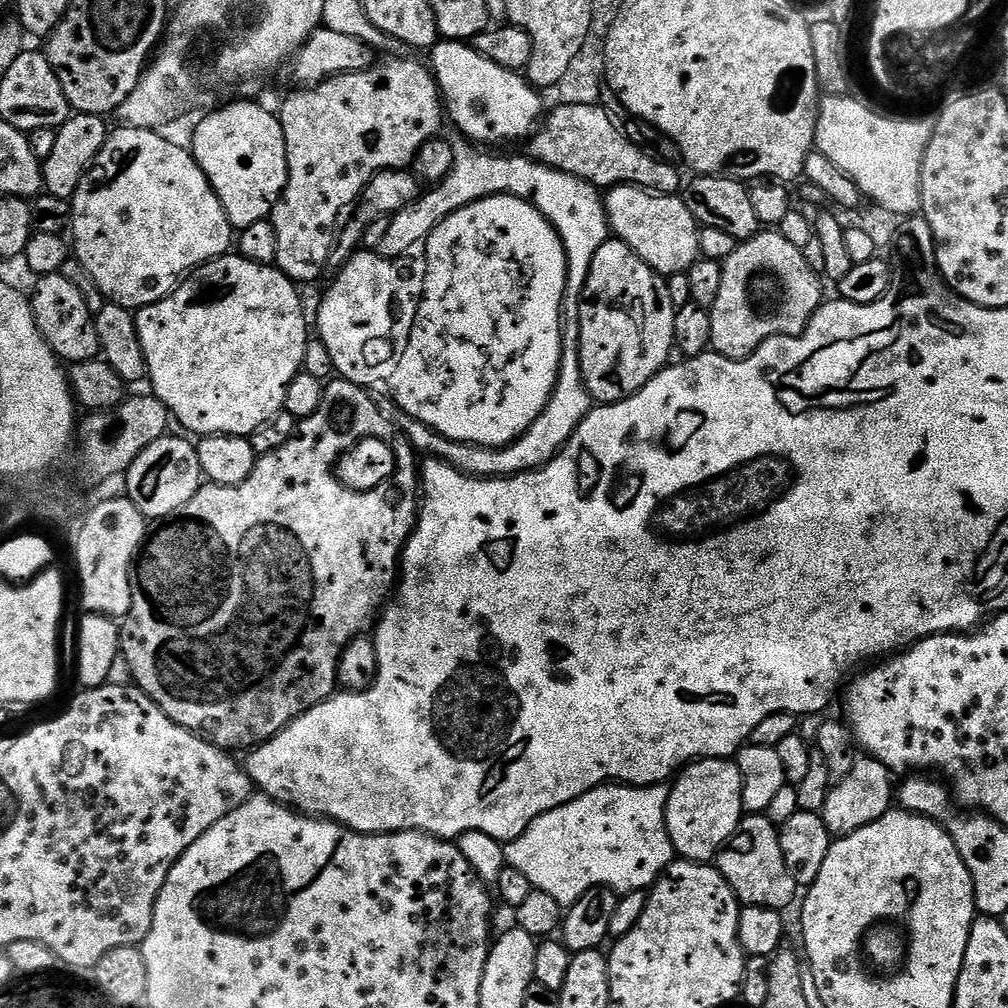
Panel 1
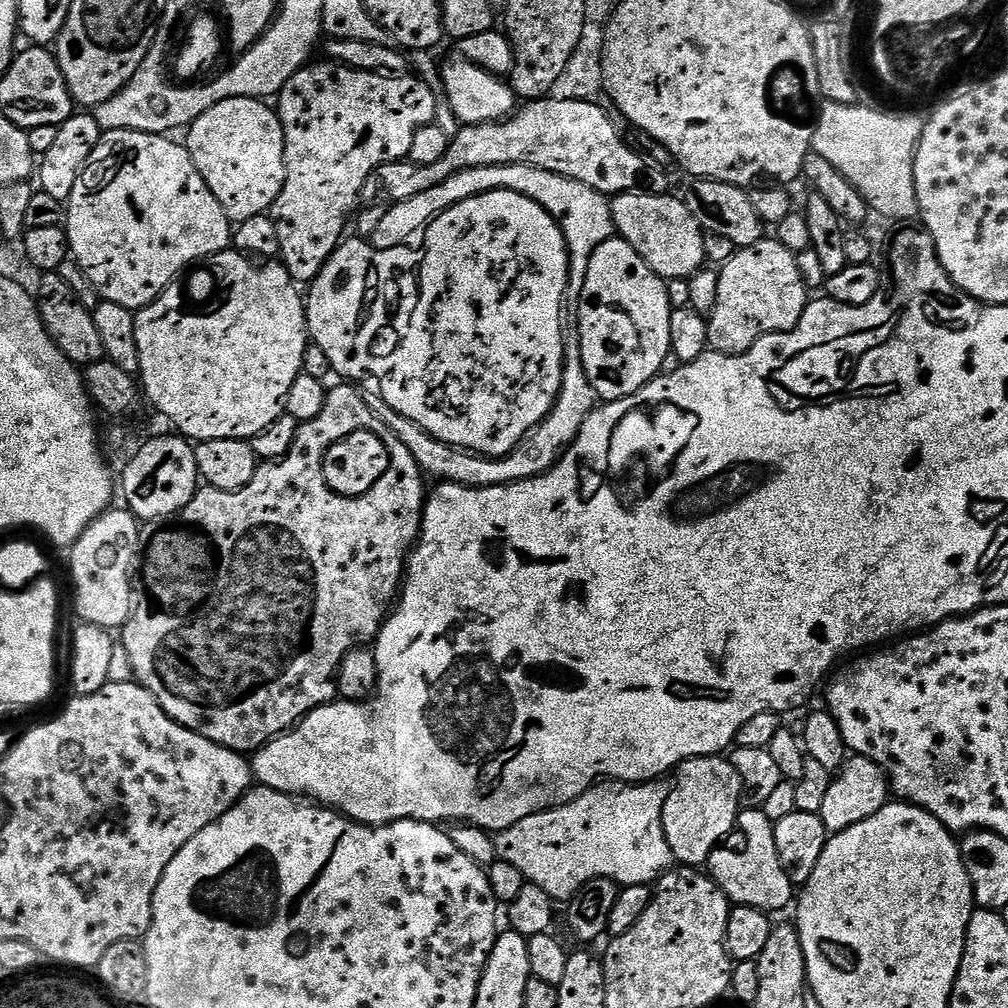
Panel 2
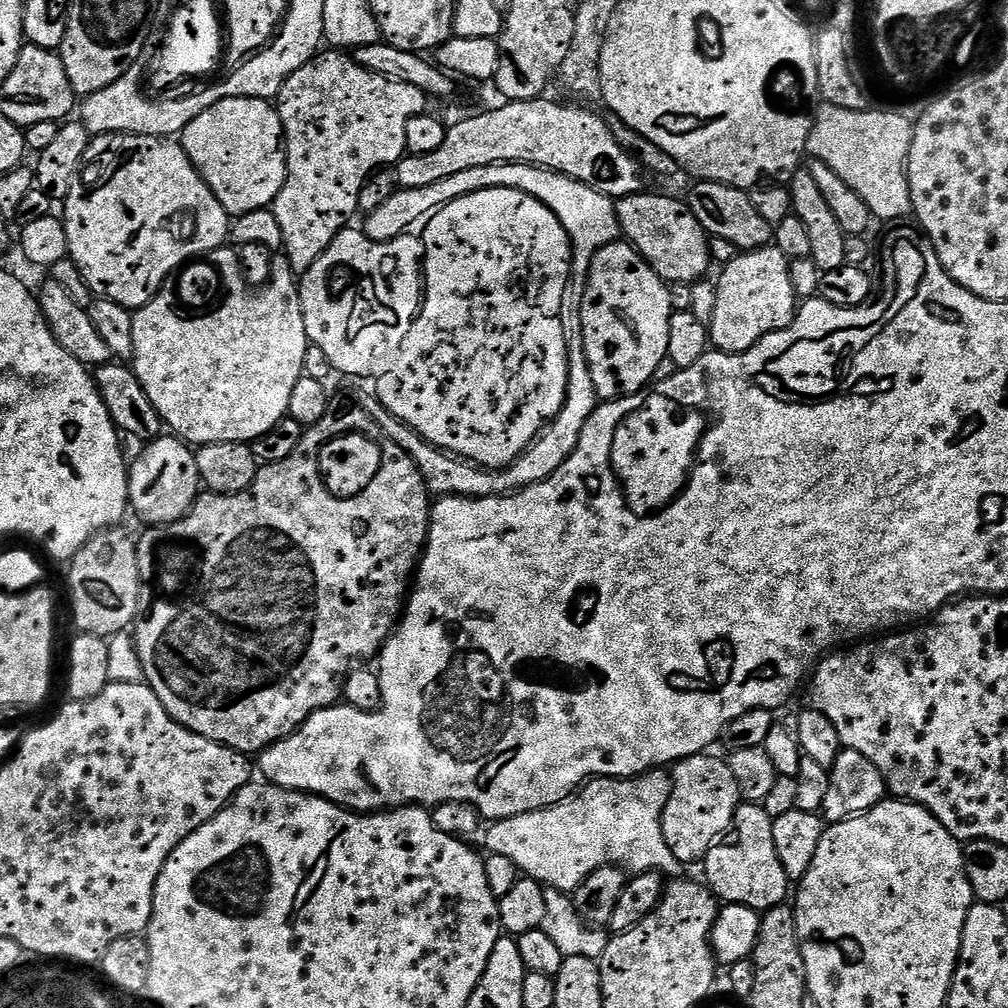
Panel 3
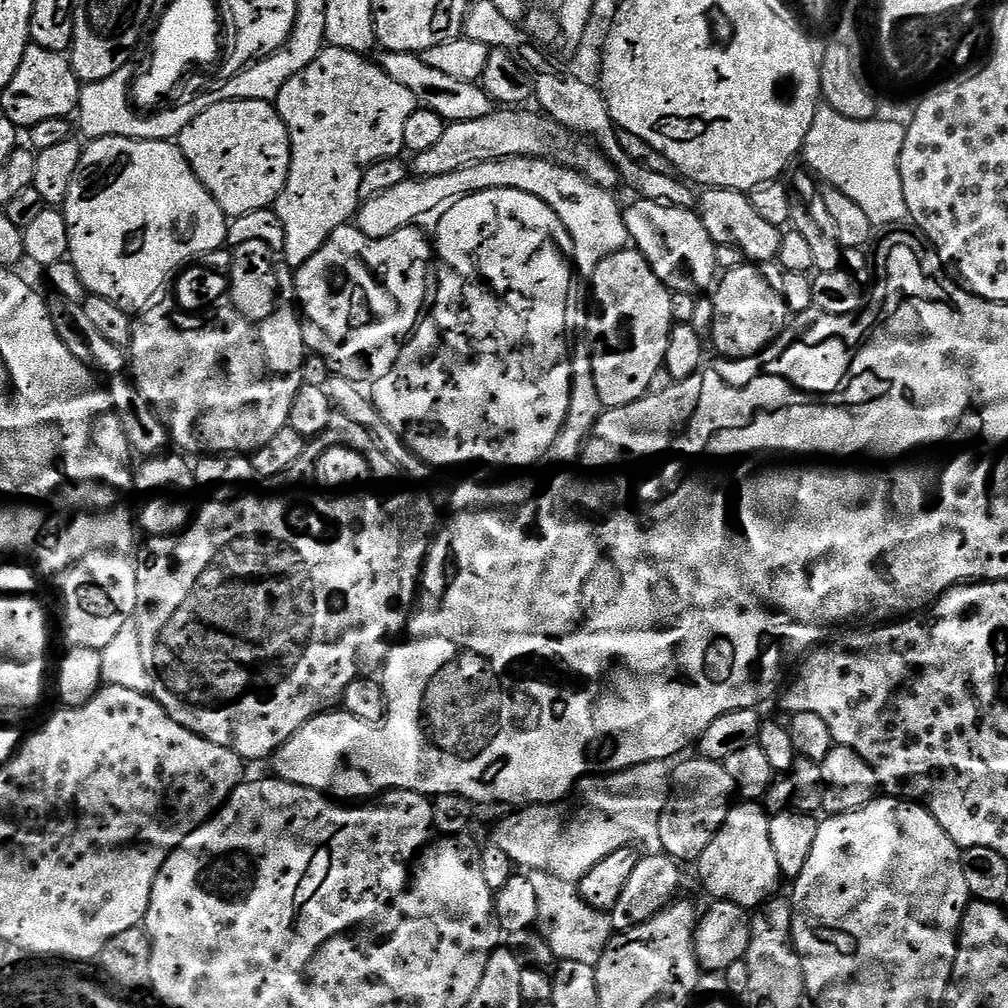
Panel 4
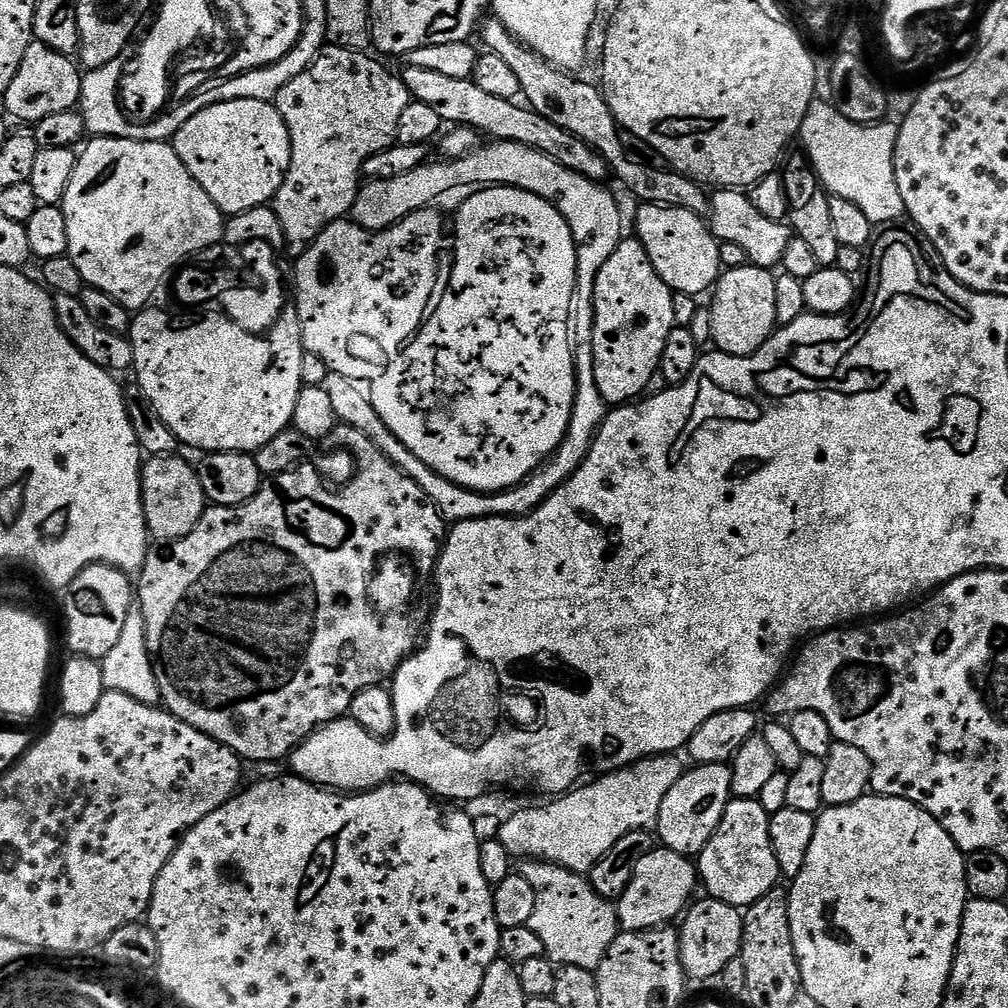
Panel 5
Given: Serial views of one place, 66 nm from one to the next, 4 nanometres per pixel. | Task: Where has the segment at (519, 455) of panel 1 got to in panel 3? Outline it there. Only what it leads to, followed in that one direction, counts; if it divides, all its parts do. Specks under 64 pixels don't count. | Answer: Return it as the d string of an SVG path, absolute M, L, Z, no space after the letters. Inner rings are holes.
M533 164L478 166L474 170L462 170L462 174L454 174L454 178L442 178L442 182L434 182L434 186L426 186L422 190L400 188L393 196L386 198L386 202L382 202L382 206L378 206L378 210L367 213L367 216L364 218L365 222L364 224L362 223L362 231L364 235L374 242L384 242L388 240L388 236L396 236L396 232L402 231L404 224L412 224L412 220L416 220L416 216L420 216L420 212L428 212L428 208L436 208L436 204L444 204L444 200L462 198L463 195L471 194L478 190L486 190L487 187L513 187L514 190L525 191L527 195L533 196L538 202L544 203L557 216L558 222L562 222L569 242L572 244L570 291L562 296L561 310L562 333L564 333L568 341L568 389L566 390L566 398L564 399L562 410L552 419L552 423L532 441L532 444L514 463L509 464L506 468L497 469L482 468L479 464L471 463L459 456L453 456L445 452L443 448L435 448L427 440L420 437L413 428L396 418L371 391L362 393L358 397L360 408L366 410L366 414L370 414L370 418L374 418L374 422L378 422L381 433L387 439L393 440L398 446L402 446L402 450L406 450L406 454L410 454L410 458L416 463L418 470L422 474L424 484L428 487L429 493L436 498L442 496L473 496L477 500L487 496L506 496L513 492L519 492L521 488L529 488L546 478L550 478L550 474L554 474L554 470L558 470L558 466L562 466L562 462L566 462L566 458L570 458L570 454L574 454L574 450L578 446L578 438L582 434L586 422L592 417L594 410L598 407L598 397L594 390L594 378L590 378L590 366L586 358L586 350L584 349L580 307L584 301L584 287L588 281L588 271L592 265L594 254L598 254L598 250L602 250L608 244L617 243L618 237L621 235L620 220L616 217L616 204L611 196L598 194L598 190L594 190L574 178L563 176L560 172L552 172L548 168L536 168Z

